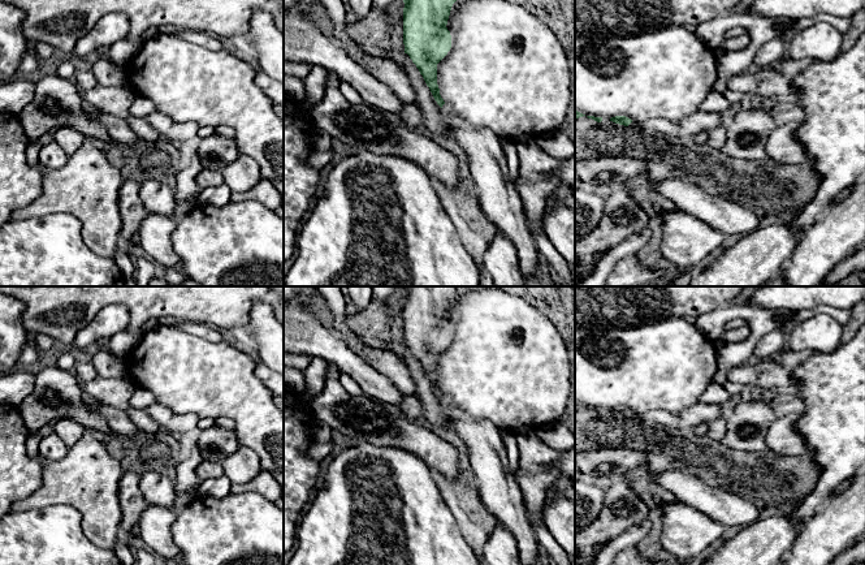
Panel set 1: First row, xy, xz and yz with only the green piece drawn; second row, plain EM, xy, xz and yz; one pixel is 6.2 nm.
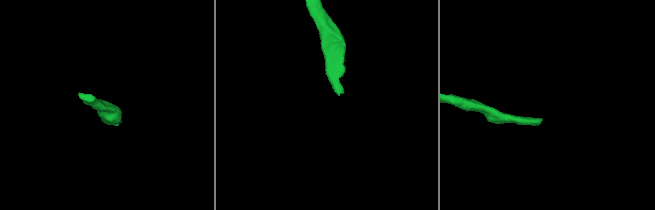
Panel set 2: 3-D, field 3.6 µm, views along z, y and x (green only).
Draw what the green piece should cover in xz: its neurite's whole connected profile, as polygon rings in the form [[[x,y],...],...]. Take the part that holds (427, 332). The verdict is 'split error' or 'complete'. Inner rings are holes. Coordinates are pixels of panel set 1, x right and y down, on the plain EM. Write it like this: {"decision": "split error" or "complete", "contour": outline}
{"decision": "split error", "contour": [[[403,286],[402,290],[405,345],[419,361],[434,392],[442,400],[454,431],[468,449],[481,503],[515,536],[522,564],[537,565],[540,544],[523,493],[510,471],[507,449],[499,428],[488,420],[466,415],[440,387],[437,355],[451,340],[451,327],[446,316],[457,286]]]}

